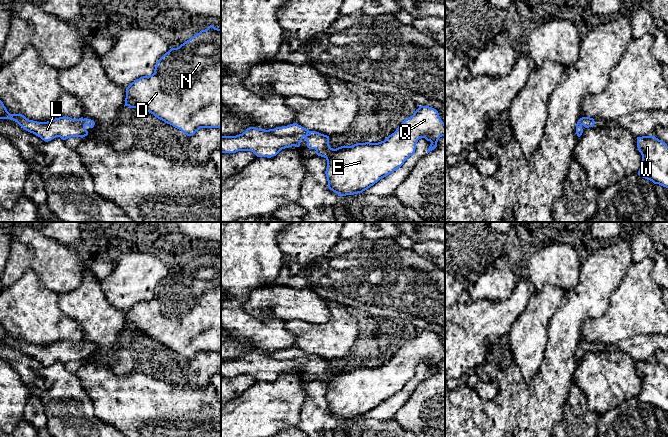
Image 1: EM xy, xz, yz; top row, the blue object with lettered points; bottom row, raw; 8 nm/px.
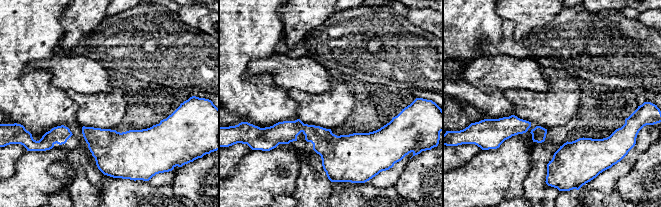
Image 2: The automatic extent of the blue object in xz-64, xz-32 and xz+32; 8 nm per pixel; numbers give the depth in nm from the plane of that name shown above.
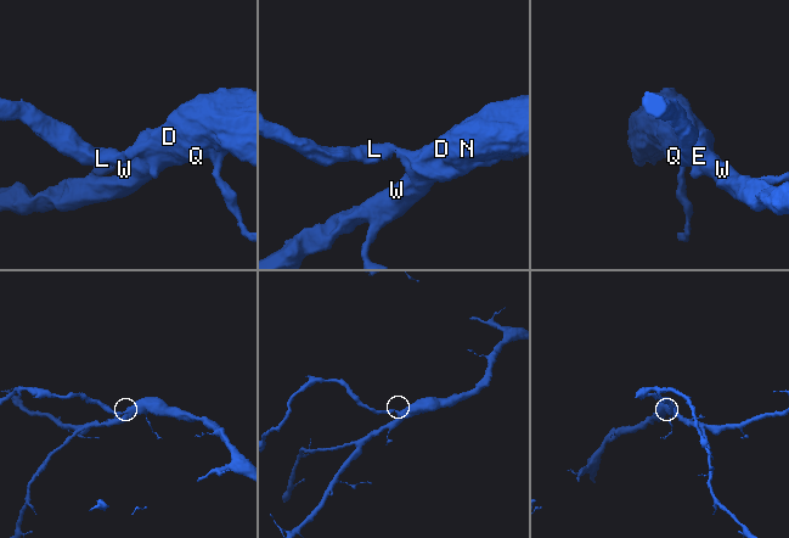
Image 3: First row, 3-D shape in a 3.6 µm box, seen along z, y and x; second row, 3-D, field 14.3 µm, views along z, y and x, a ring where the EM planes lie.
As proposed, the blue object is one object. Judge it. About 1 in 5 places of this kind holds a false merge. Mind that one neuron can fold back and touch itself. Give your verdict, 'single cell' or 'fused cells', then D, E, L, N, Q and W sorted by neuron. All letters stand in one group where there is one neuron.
single cell; groups D E L N Q W

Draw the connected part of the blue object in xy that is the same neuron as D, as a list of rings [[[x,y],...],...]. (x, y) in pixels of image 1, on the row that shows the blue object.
[[[210,25],[207,29],[201,30],[199,33],[185,41],[179,47],[171,48],[168,52],[166,52],[156,63],[154,73],[152,75],[140,77],[126,88],[124,107],[125,106],[149,112],[165,123],[181,130],[187,136],[194,135],[200,128],[221,129],[221,29]]]

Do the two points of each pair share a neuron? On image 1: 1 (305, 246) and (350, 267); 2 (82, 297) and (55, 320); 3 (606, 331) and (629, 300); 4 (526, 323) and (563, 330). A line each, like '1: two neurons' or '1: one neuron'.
1: two neurons
2: two neurons
3: one neuron
4: two neurons

